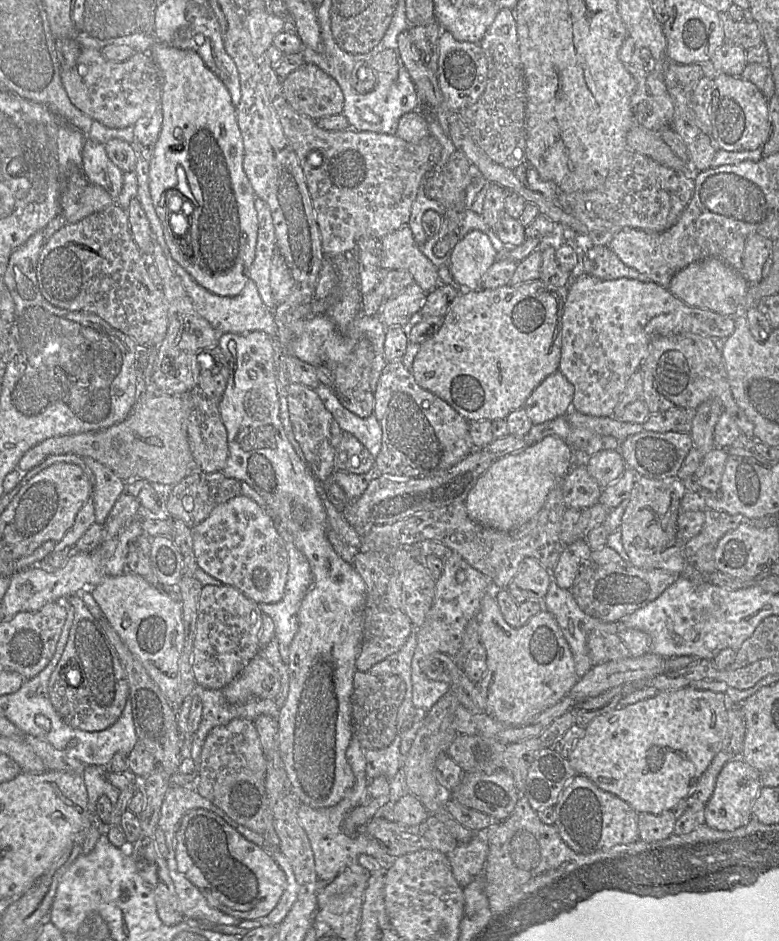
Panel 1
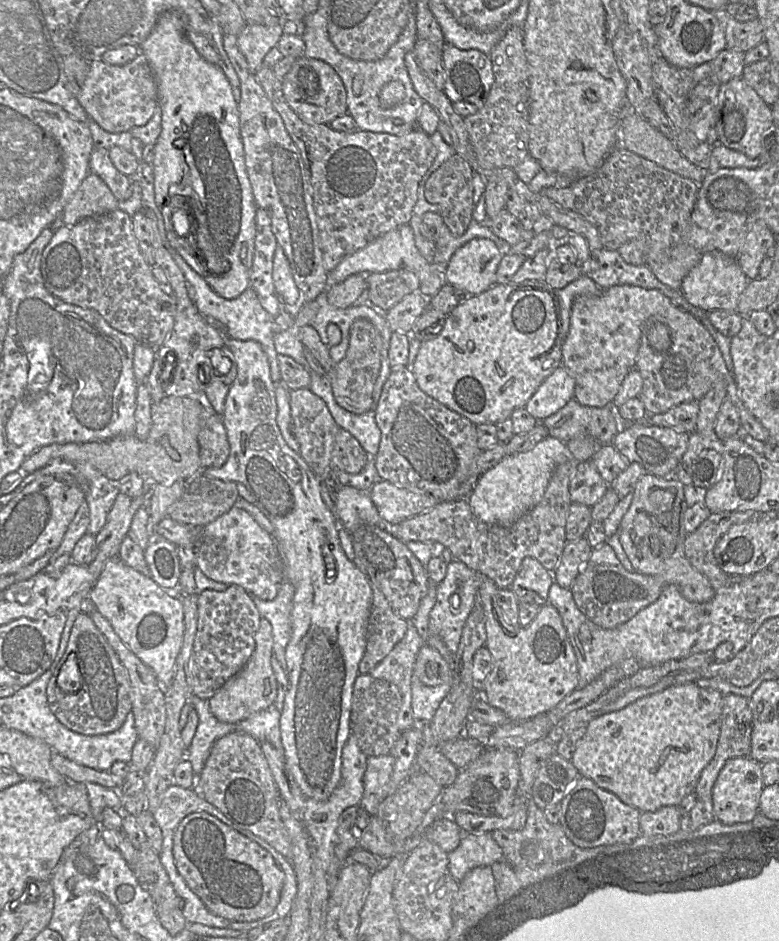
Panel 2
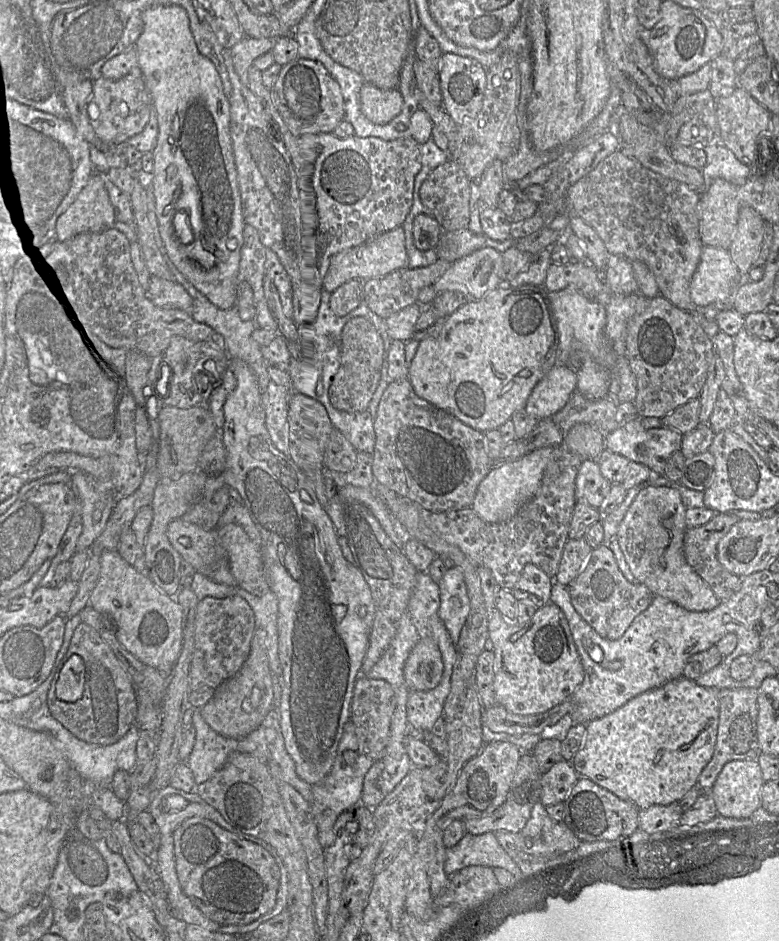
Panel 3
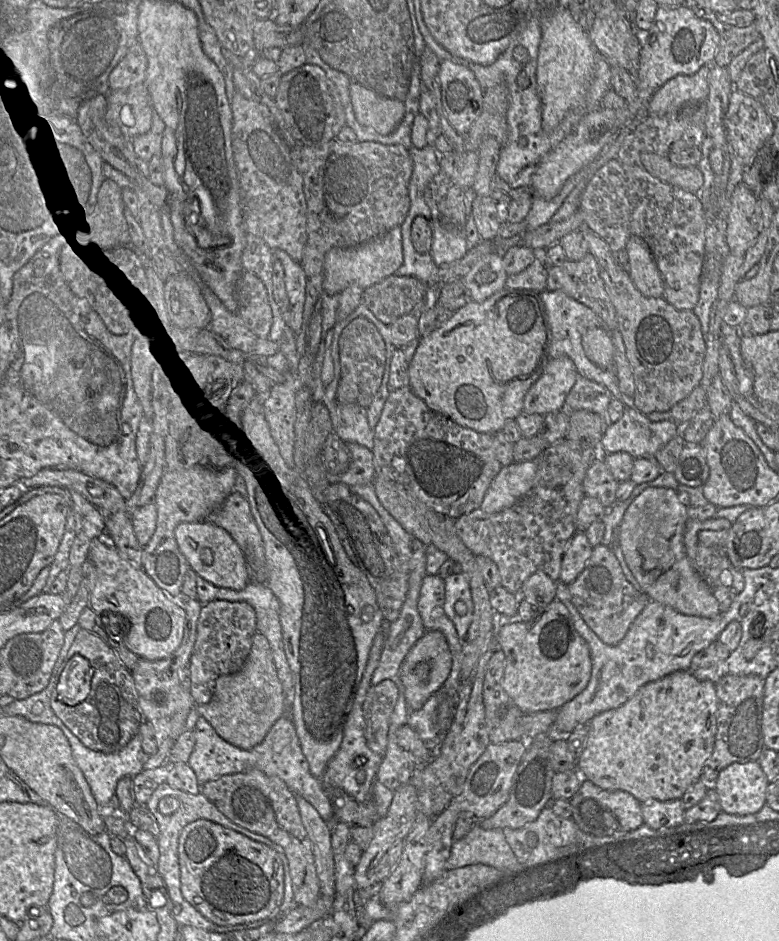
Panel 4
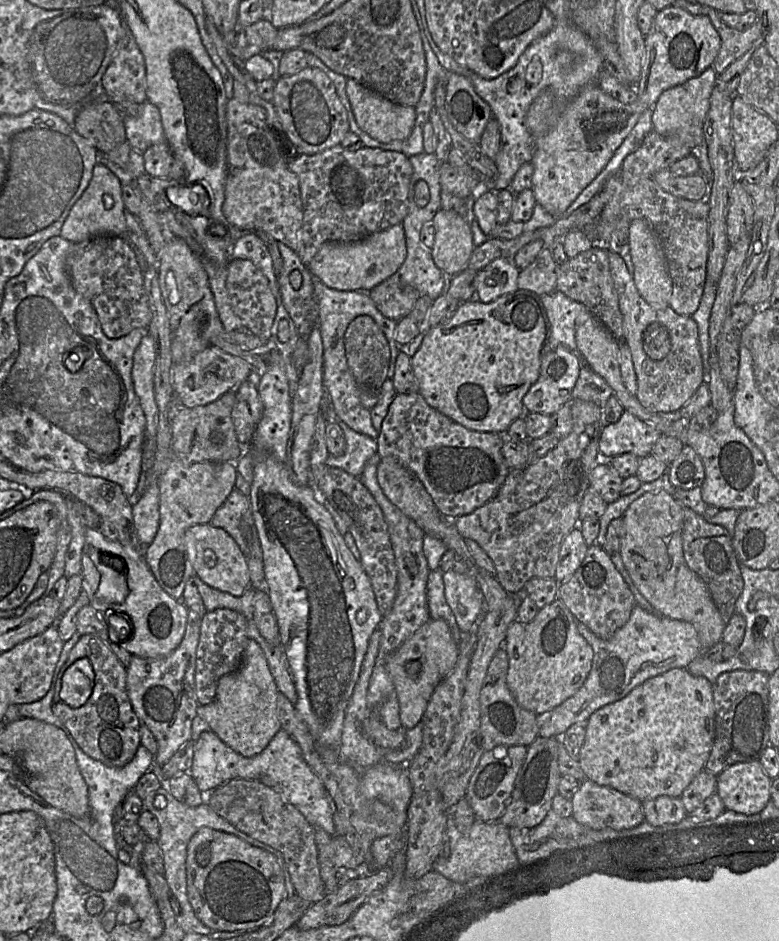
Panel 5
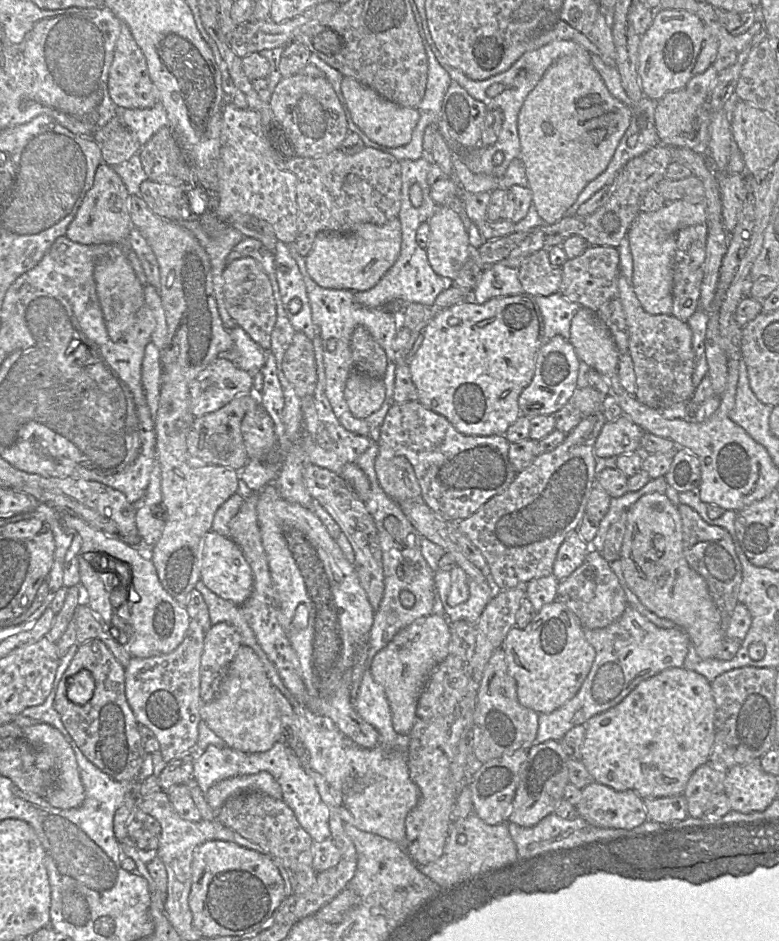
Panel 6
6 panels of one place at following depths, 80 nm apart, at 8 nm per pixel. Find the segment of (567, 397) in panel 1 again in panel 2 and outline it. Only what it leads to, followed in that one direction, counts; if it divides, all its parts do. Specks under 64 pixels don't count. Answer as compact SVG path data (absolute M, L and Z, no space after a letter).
M561 365L542 382L524 408L538 421L544 420L573 399L574 390L574 378Z

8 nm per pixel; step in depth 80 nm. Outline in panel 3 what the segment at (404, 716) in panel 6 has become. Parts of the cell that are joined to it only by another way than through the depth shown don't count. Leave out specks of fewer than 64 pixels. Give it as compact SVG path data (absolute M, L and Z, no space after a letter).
M420 638L405 665L404 679L409 691L427 691L441 681L444 671L442 654L431 638Z

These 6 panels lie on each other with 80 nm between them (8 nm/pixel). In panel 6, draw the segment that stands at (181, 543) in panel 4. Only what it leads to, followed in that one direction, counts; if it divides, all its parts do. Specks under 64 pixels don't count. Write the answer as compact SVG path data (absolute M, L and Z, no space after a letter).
M212 529L203 539L200 580L216 595L236 605L242 605L253 589L253 573L240 547L230 538Z

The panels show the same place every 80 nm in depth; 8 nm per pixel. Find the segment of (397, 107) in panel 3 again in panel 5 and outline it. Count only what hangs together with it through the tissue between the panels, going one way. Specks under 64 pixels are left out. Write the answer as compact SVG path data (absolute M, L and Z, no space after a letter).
M352 78L347 79L346 93L358 126L373 139L390 143L411 135L416 120L415 107L395 104Z

